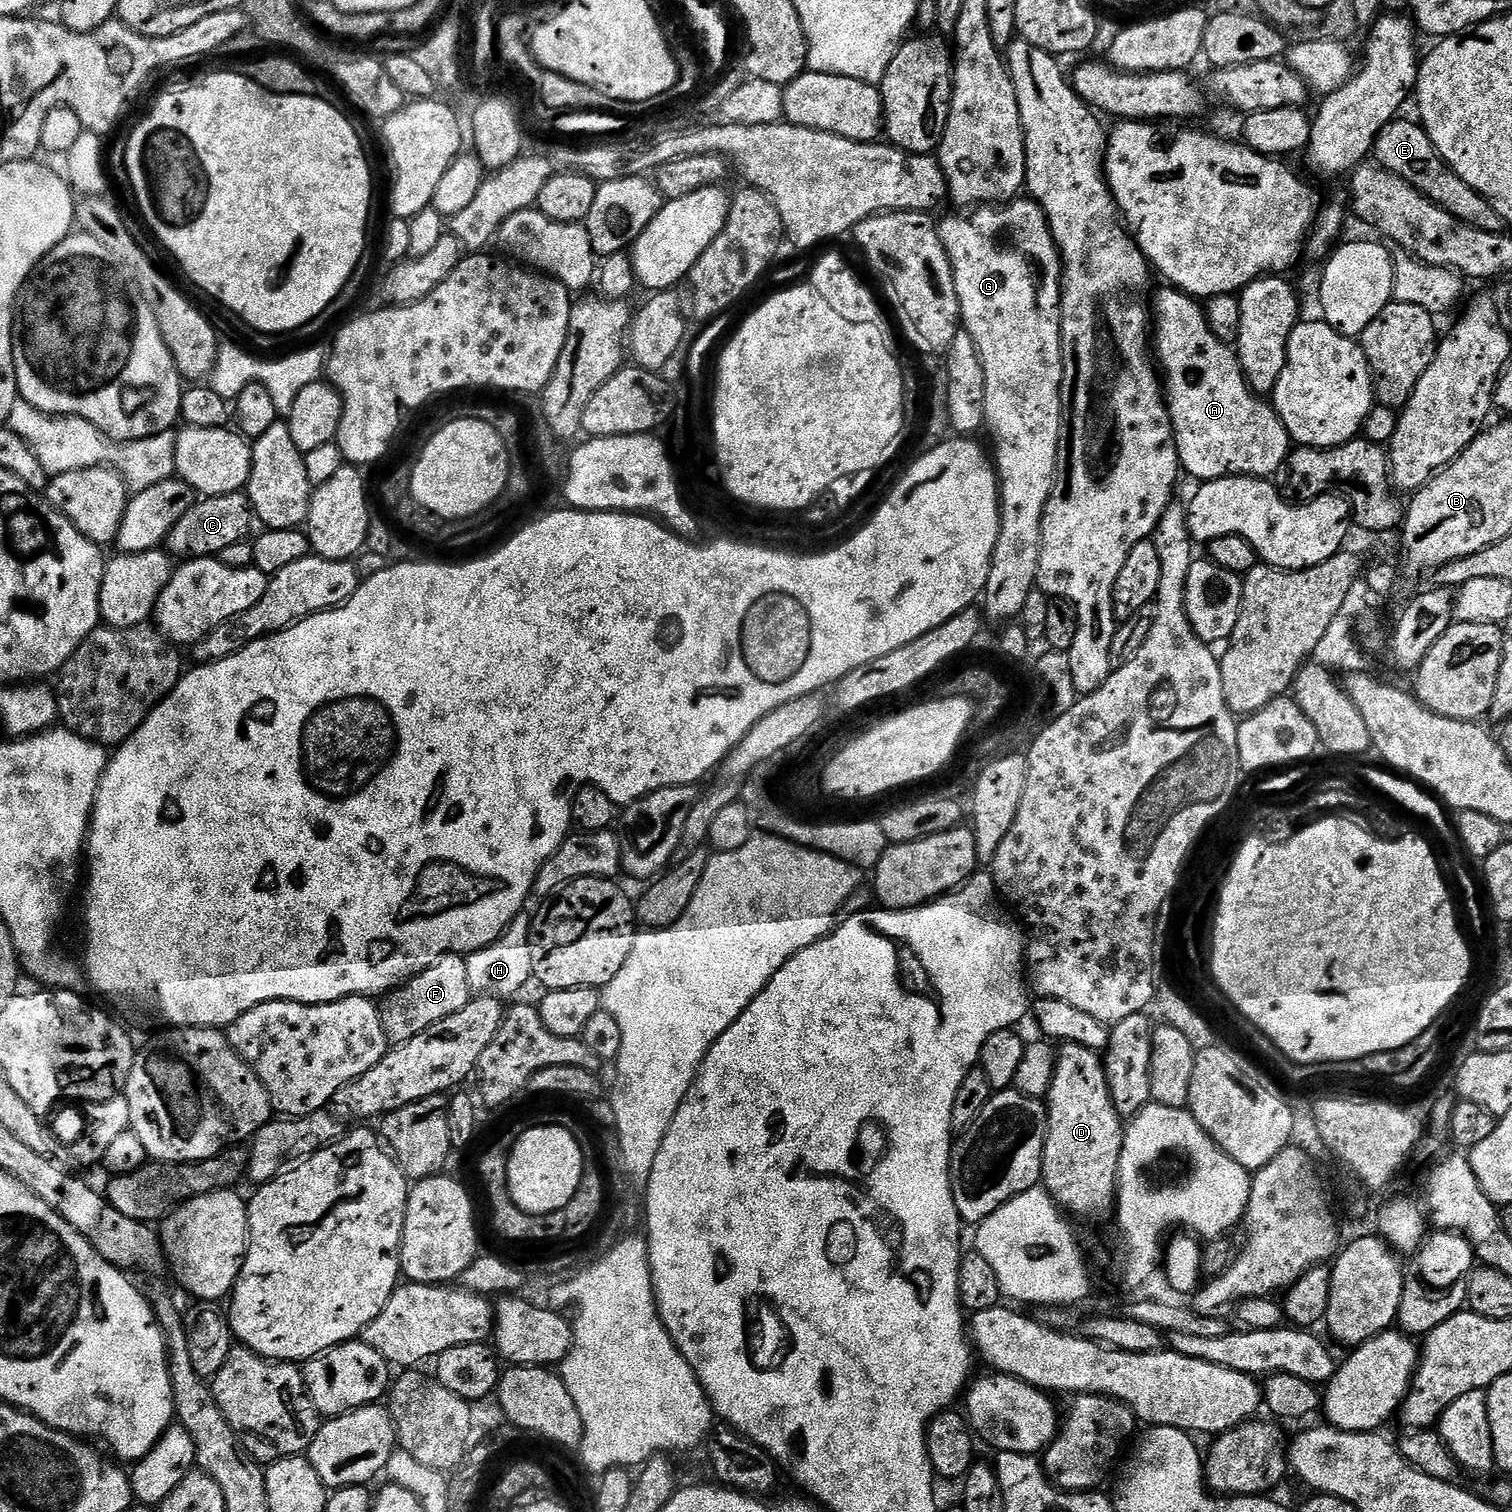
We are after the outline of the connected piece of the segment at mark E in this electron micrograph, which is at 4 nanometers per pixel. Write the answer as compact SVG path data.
M1404 119L1391 120L1378 134L1374 149L1375 163L1390 170L1390 174L1398 174L1398 178L1410 182L1410 186L1414 186L1414 190L1418 190L1426 198L1430 198L1430 202L1442 206L1442 210L1454 214L1454 218L1458 218L1478 230L1505 231L1506 225L1502 214L1498 214L1498 210L1494 210L1494 206L1490 206L1490 202L1486 202L1486 198L1482 198L1482 194L1478 194L1470 186L1466 186L1466 182L1462 182L1462 178L1458 178L1458 174L1454 174L1452 167L1438 154L1434 142L1430 142L1426 130L1415 119L1412 119L1413 121Z

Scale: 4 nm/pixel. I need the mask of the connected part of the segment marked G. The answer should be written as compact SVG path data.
M1017 198L1017 199L1015 199L1015 200L1013 200L1013 201L1011 201L1011 202L1005 202L1005 203L1003 203L1003 204L1001 204L1001 205L999 205L999 206L980 206L980 207L977 207L977 208L976 208L976 209L975 209L975 210L972 210L972 211L969 211L969 212L968 212L968 213L967 213L967 214L964 214L964 215L960 215L960 216L948 216L948 217L946 217L946 218L945 218L945 220L944 220L944 221L943 221L943 220L942 220L942 219L941 219L941 220L940 220L940 221L939 221L939 224L938 224L938 227L939 227L939 229L940 229L940 237L941 237L941 238L942 238L942 242L943 242L943 243L944 243L944 245L945 245L945 246L946 246L946 250L947 250L947 251L948 251L948 256L949 256L949 257L950 257L950 258L951 258L951 259L952 259L952 269L953 269L953 270L954 270L954 286L955 286L955 287L956 287L956 289L957 289L957 290L958 290L958 298L959 298L959 299L960 299L960 314L961 314L961 317L962 317L962 328L963 328L963 331L965 331L965 332L969 332L969 333L970 333L970 334L971 334L971 336L972 336L972 337L973 337L973 338L974 338L974 342L975 342L975 343L976 343L976 345L977 345L977 346L978 346L978 352L979 352L979 354L980 354L980 357L981 357L981 358L982 358L982 368L983 368L983 369L984 369L984 370L986 370L986 398L985 398L985 399L984 399L984 405L985 405L985 406L986 406L986 428L987 428L987 431L989 431L989 430L990 430L990 431L992 431L992 444L993 444L993 446L994 446L994 447L996 447L996 452L995 452L995 451L994 451L994 467L995 467L995 470L996 470L996 475L997 475L997 476L999 476L999 477L1000 477L1000 534L999 534L999 536L998 536L998 542L997 542L997 543L996 543L996 546L995 546L995 548L994 548L994 554L993 554L993 555L992 555L992 565L991 565L991 566L990 566L990 574L989 574L989 575L988 575L988 581L987 581L987 582L986 582L986 586L985 586L985 587L984 587L984 591L983 591L983 593L982 593L982 605L983 605L983 604L984 604L984 608L985 608L985 609L984 609L984 608L983 608L983 611L984 611L984 612L985 612L985 613L986 613L986 616L987 616L987 612L986 612L986 611L988 611L988 616L989 616L989 618L990 618L990 619L992 619L992 620L993 620L993 622L994 622L994 623L996 623L996 624L1000 624L1000 625L999 625L999 626L1004 626L1004 625L1007 625L1007 624L1008 624L1008 623L1009 623L1009 622L1012 622L1012 621L1015 621L1015 620L1016 620L1016 619L1017 619L1017 617L1019 617L1019 614L1020 614L1020 611L1022 611L1022 609L1024 609L1024 607L1025 607L1025 606L1026 606L1026 598L1030 598L1030 594L1031 594L1031 593L1032 593L1032 592L1035 592L1035 591L1037 591L1037 586L1036 586L1036 579L1037 579L1037 578L1038 578L1038 562L1039 562L1039 561L1040 561L1040 551L1041 551L1041 550L1042 550L1042 522L1043 522L1043 521L1044 521L1044 511L1045 511L1045 510L1046 510L1046 506L1047 506L1047 505L1048 505L1048 499L1049 499L1049 498L1050 498L1050 497L1051 497L1051 496L1052 496L1052 490L1053 490L1053 488L1055 488L1055 486L1056 486L1056 481L1057 481L1057 479L1058 479L1058 469L1059 469L1059 468L1060 468L1060 467L1061 467L1061 464L1062 464L1062 421L1063 421L1063 420L1064 420L1064 419L1065 419L1065 416L1066 416L1066 408L1065 408L1065 405L1064 405L1064 404L1063 404L1063 403L1062 403L1062 389L1063 389L1063 387L1064 387L1064 351L1063 351L1063 350L1062 350L1062 342L1061 342L1061 341L1060 341L1060 289L1061 289L1061 287L1062 287L1062 261L1061 261L1061 258L1060 258L1060 250L1059 250L1059 248L1057 248L1057 246L1056 246L1056 239L1054 239L1054 238L1053 238L1053 236L1052 236L1052 231L1051 231L1051 230L1050 230L1050 226L1049 226L1049 225L1048 225L1048 219L1047 219L1047 218L1046 218L1046 214L1045 214L1045 213L1044 213L1044 212L1043 212L1043 211L1042 211L1042 210L1041 210L1041 209L1040 209L1040 206L1039 206L1039 204L1037 204L1037 203L1036 203L1036 201L1035 201L1035 200L1033 200L1033 199L1031 199L1031 198Z

